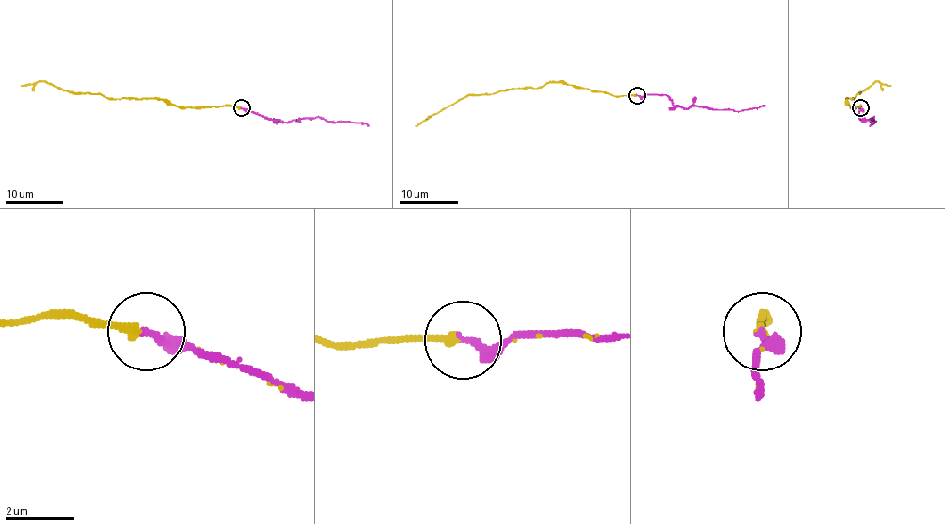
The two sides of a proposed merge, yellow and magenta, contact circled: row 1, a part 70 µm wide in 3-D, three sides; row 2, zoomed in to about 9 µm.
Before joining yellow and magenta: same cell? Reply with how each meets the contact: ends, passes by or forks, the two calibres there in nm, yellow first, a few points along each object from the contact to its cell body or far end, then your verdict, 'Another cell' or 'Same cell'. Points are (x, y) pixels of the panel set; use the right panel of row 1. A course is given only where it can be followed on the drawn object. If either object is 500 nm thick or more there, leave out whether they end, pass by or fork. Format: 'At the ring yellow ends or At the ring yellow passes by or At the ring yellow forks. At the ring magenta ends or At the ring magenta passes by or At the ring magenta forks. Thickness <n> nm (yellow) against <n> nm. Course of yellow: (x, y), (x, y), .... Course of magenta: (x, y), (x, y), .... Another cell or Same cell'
At the ring yellow ends. At the ring magenta ends. Thickness 240 nm (yellow) against 280 nm. Course of yellow: (860, 107), (849, 105), (847, 97), (853, 99), (874, 82), (890, 86). Course of magenta: (860, 107), (858, 118), (871, 122), (873, 116), (876, 122), (869, 124). Same cell

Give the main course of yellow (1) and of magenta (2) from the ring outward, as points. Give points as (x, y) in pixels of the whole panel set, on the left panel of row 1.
1: (241, 107), (182, 107), (154, 97), (110, 99), (95, 93), (73, 93), (45, 82), (21, 86)
2: (241, 107), (285, 122), (320, 116), (328, 121), (369, 124)

